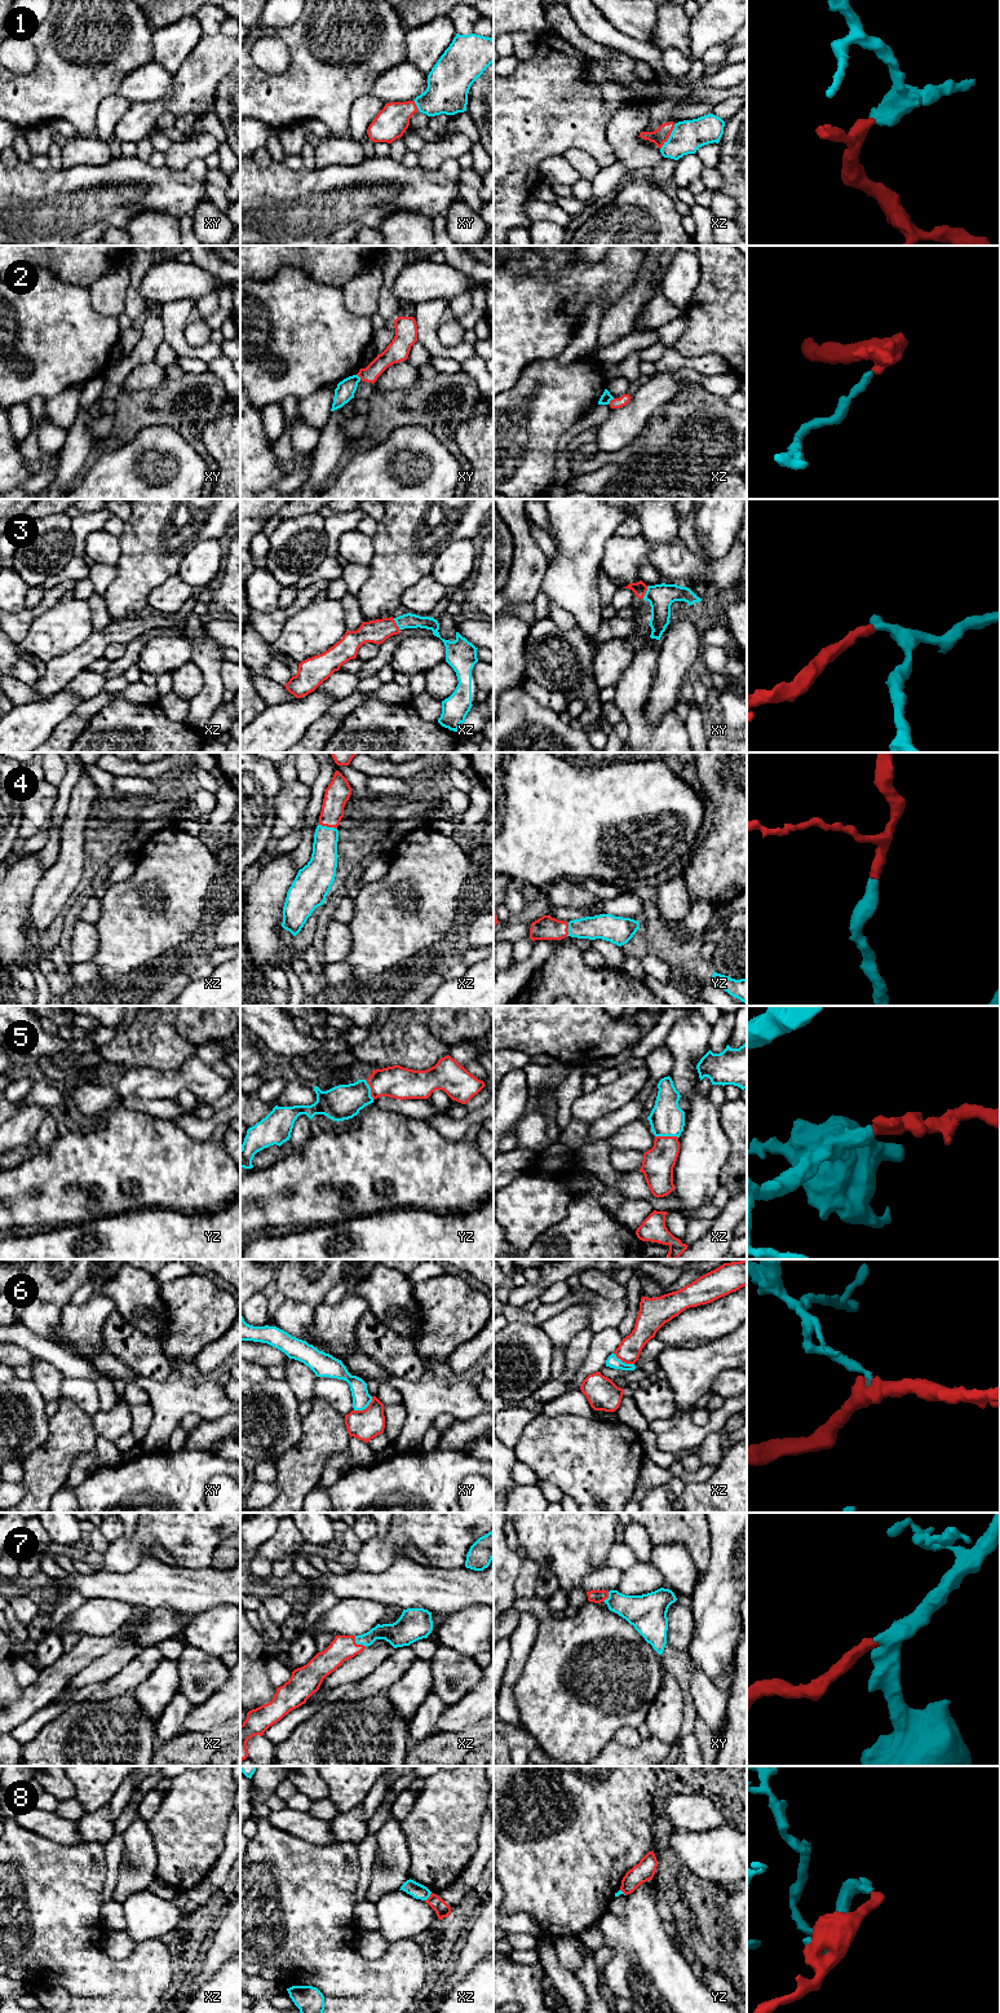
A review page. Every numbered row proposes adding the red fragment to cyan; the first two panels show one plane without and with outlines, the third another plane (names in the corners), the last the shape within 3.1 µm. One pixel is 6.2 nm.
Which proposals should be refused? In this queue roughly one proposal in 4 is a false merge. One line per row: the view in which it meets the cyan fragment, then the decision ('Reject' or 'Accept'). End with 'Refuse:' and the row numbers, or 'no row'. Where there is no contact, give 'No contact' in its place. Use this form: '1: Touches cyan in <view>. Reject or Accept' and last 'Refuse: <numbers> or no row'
1: Touches cyan in xz. Accept
2: Touches cyan in xz. Reject
3: Touches cyan in xy. Accept
4: Touches cyan in xz. Accept
5: Touches cyan in xz. Accept
6: Touches cyan in xy. Reject
7: Touches cyan in xz. Accept
8: Touches cyan in xz. Reject
Refuse: 2, 6, 8

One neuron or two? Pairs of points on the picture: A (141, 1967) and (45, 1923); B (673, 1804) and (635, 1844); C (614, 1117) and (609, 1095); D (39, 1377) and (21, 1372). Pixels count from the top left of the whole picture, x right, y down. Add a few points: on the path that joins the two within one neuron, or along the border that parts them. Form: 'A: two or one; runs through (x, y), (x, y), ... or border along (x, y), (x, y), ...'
A: one; runs through (118, 1968), (94, 1968), (69, 1942)
B: two; border along (659, 1797), (656, 1811)
C: two; border along (633, 1098), (598, 1117), (592, 1124)
D: two; border along (29, 1367), (30, 1378)

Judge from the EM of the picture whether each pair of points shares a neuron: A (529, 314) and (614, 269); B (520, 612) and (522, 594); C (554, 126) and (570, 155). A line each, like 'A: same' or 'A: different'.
A: same
B: different
C: different

